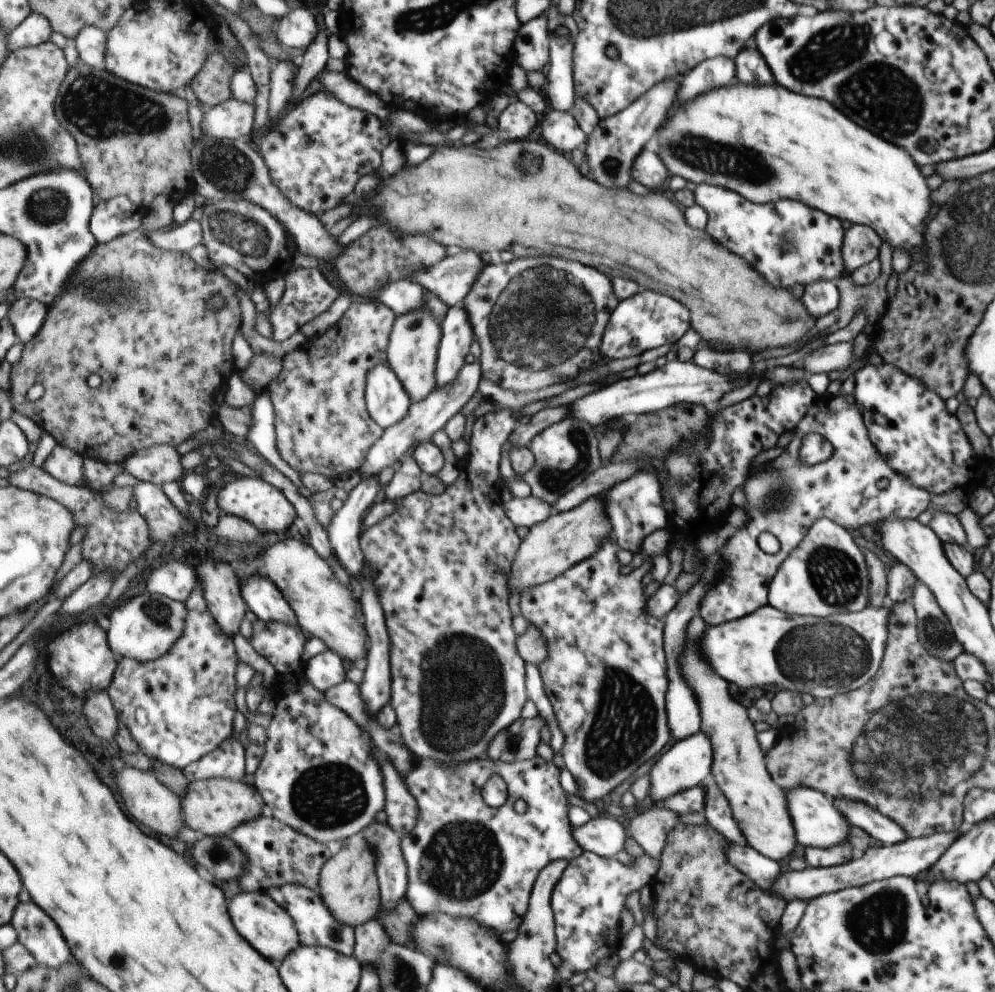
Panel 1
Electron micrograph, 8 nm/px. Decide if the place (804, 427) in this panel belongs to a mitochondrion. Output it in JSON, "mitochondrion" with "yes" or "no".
{"mitochondrion":"no"}

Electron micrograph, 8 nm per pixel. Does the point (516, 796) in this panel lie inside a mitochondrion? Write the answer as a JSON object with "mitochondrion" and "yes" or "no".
{"mitochondrion":"no"}

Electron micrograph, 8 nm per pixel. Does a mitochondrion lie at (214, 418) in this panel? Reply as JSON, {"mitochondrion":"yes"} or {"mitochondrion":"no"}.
{"mitochondrion":"no"}

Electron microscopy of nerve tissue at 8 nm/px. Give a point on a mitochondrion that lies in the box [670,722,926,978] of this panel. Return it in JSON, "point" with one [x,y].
{"point":[877,923]}

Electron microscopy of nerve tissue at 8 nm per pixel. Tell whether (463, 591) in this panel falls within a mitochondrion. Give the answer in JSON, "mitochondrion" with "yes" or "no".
{"mitochondrion":"no"}

